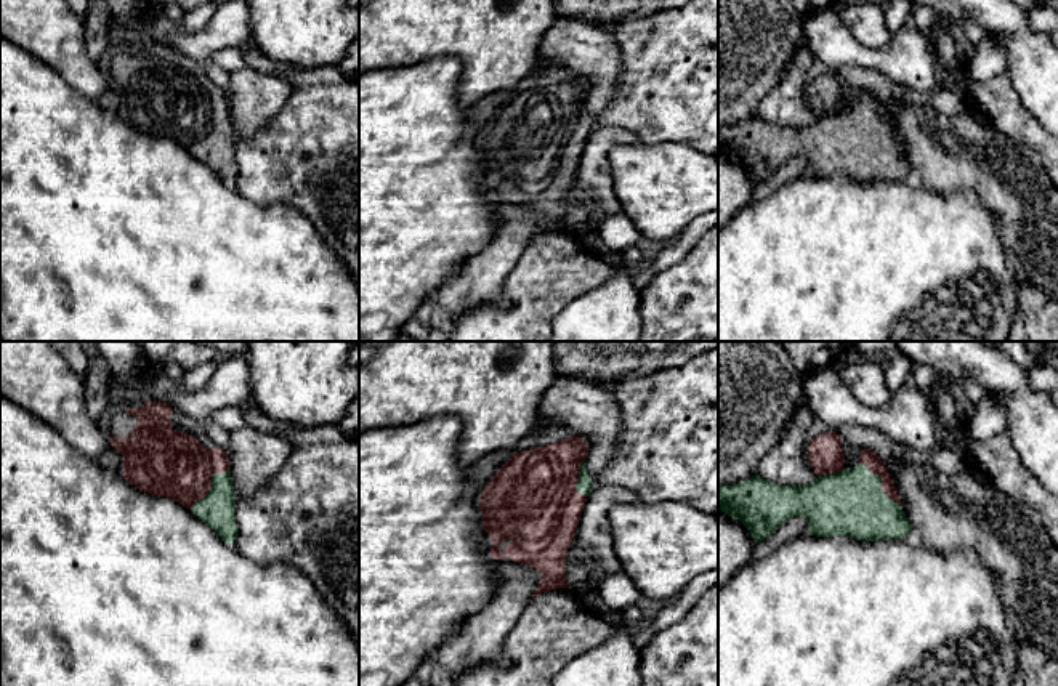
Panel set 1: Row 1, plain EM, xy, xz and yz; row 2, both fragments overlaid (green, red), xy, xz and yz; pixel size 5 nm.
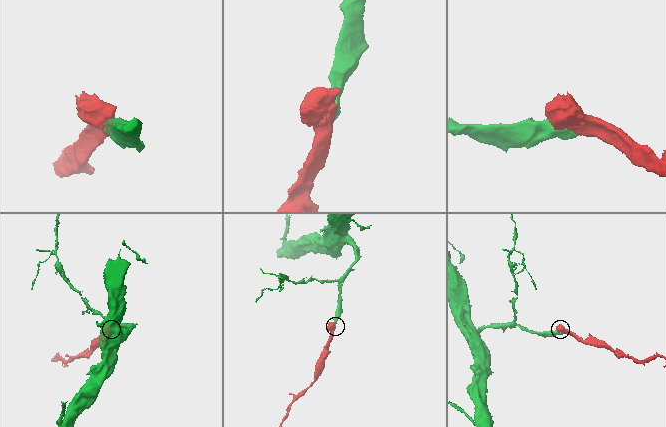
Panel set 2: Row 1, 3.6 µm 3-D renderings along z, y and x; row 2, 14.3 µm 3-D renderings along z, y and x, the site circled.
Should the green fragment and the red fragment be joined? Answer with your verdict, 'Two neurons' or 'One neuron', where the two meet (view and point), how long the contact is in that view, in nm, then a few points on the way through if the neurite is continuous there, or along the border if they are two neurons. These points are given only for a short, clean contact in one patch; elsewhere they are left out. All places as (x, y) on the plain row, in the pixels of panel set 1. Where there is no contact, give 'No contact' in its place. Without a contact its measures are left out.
One neuron. Touches green at yz (880, 124). Shared border 300 nm

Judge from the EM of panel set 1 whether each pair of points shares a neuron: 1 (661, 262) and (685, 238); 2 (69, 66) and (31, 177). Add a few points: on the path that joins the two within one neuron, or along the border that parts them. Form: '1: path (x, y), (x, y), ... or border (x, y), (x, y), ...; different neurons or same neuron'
1: path (667, 257), (680, 244); same neuron
2: border (36, 56), (69, 85), (95, 101); different neurons

